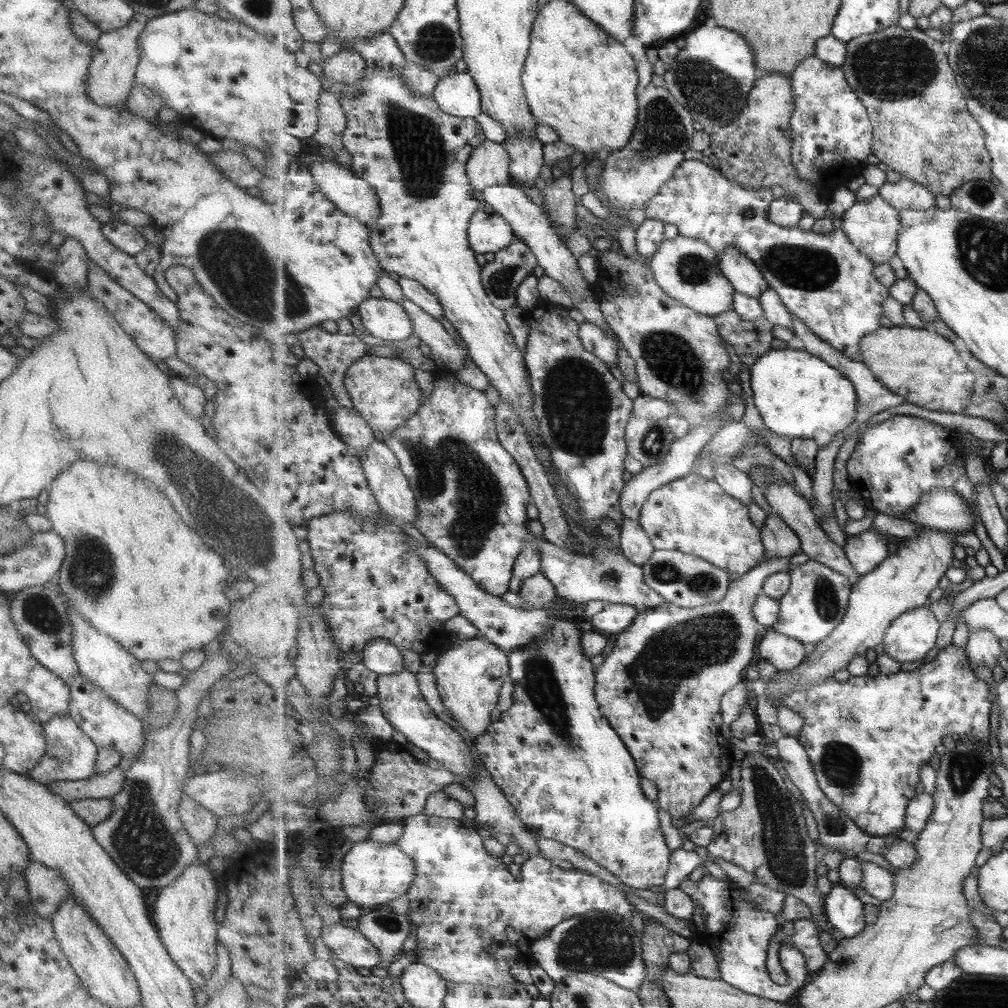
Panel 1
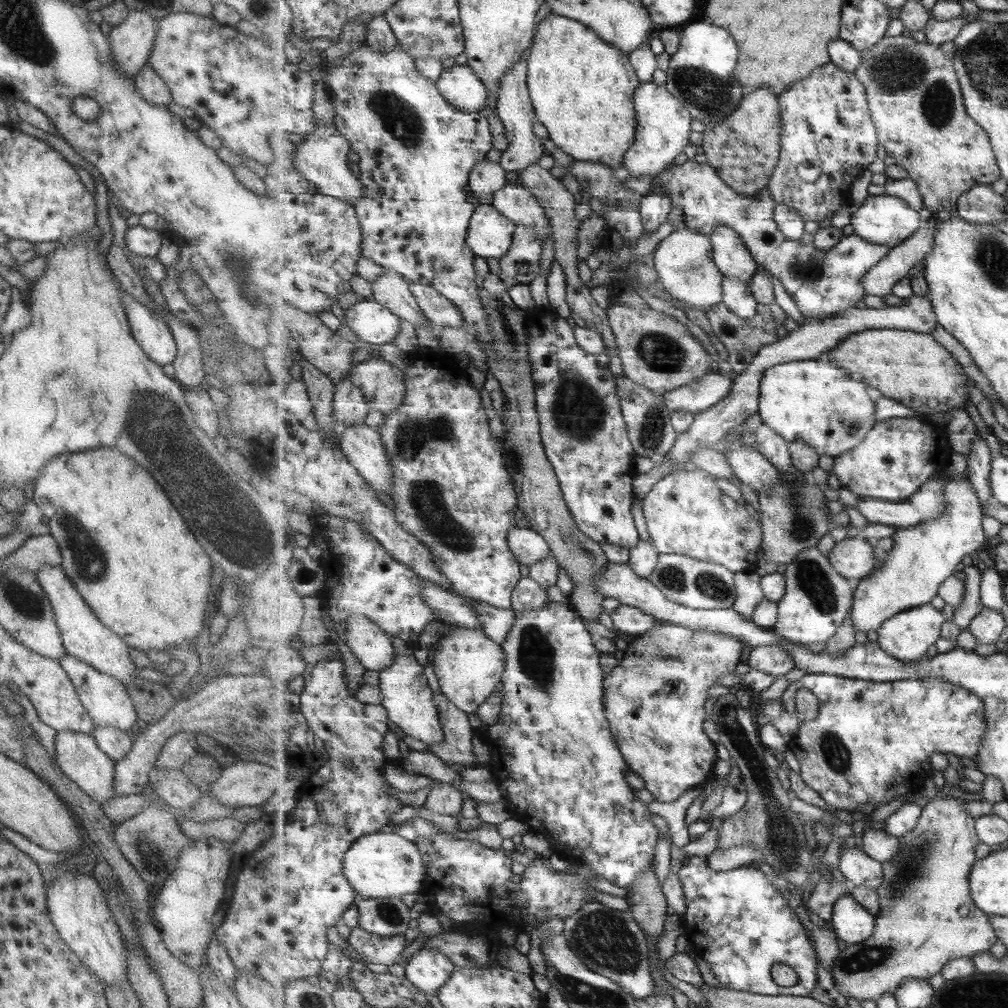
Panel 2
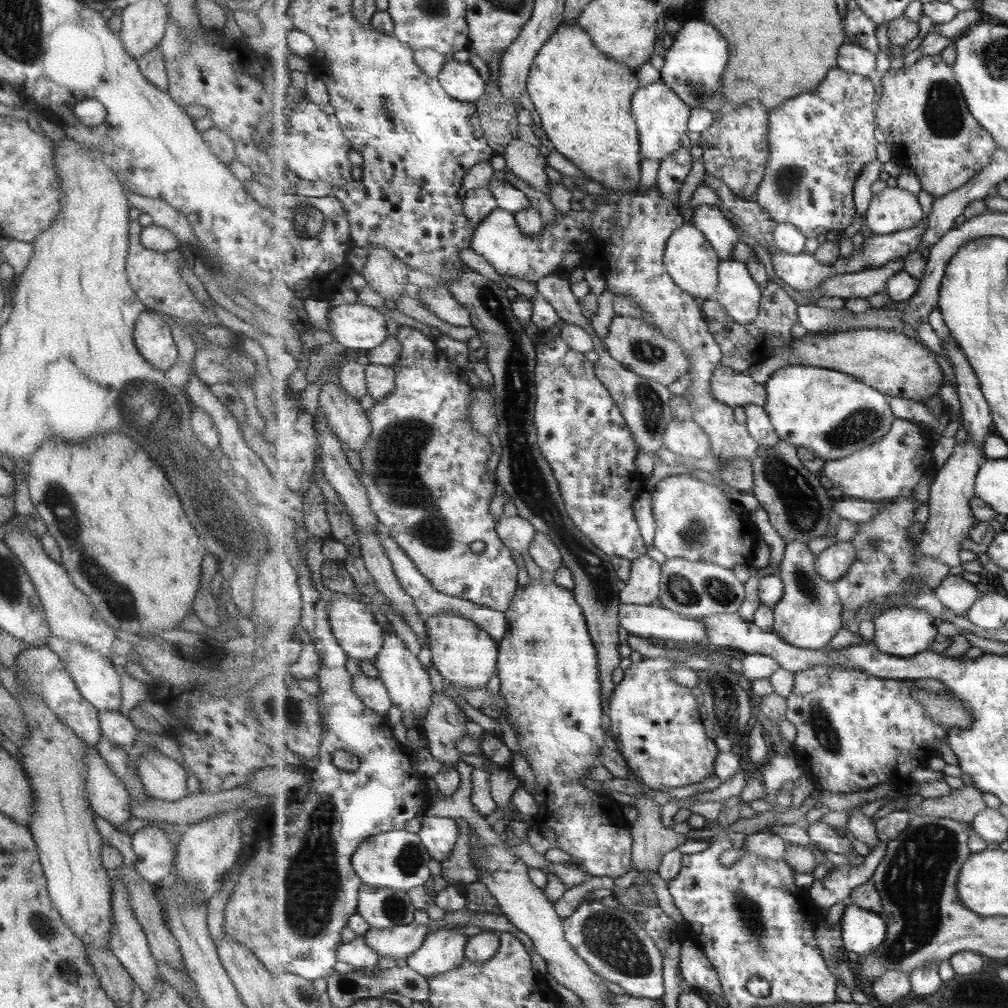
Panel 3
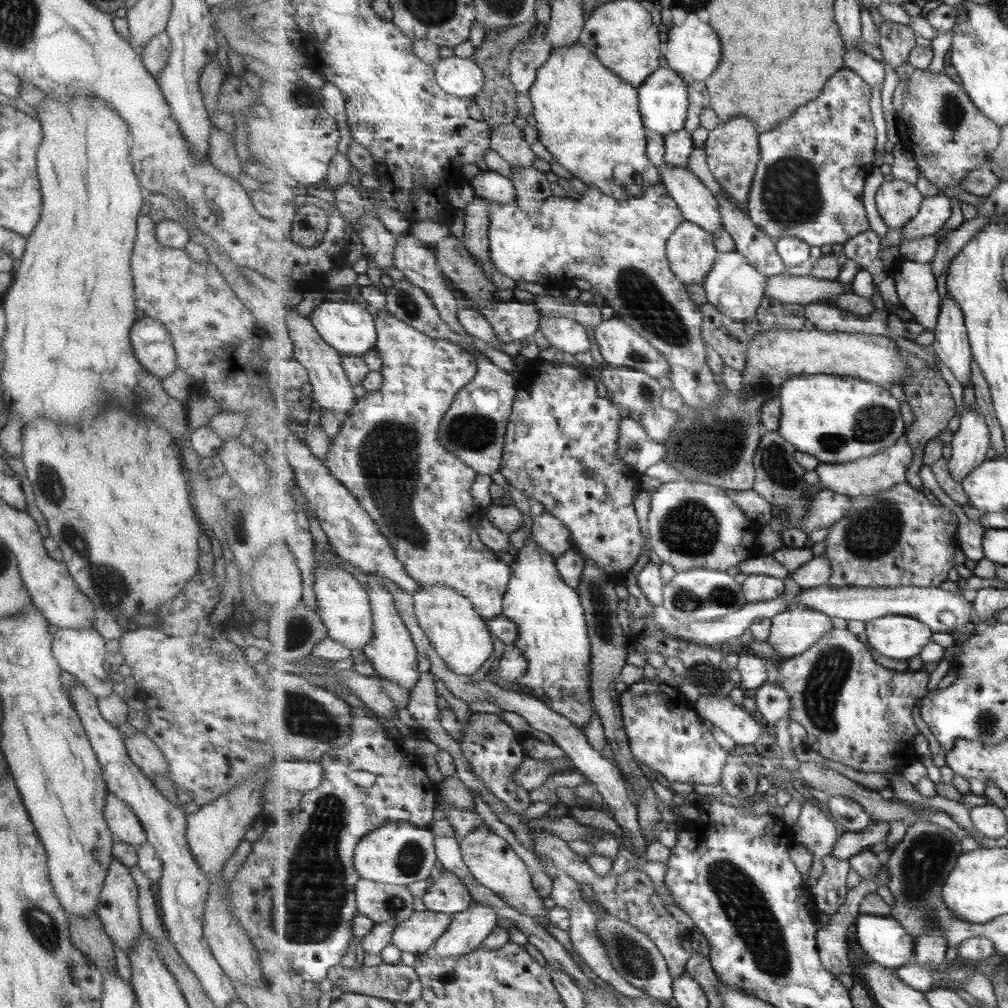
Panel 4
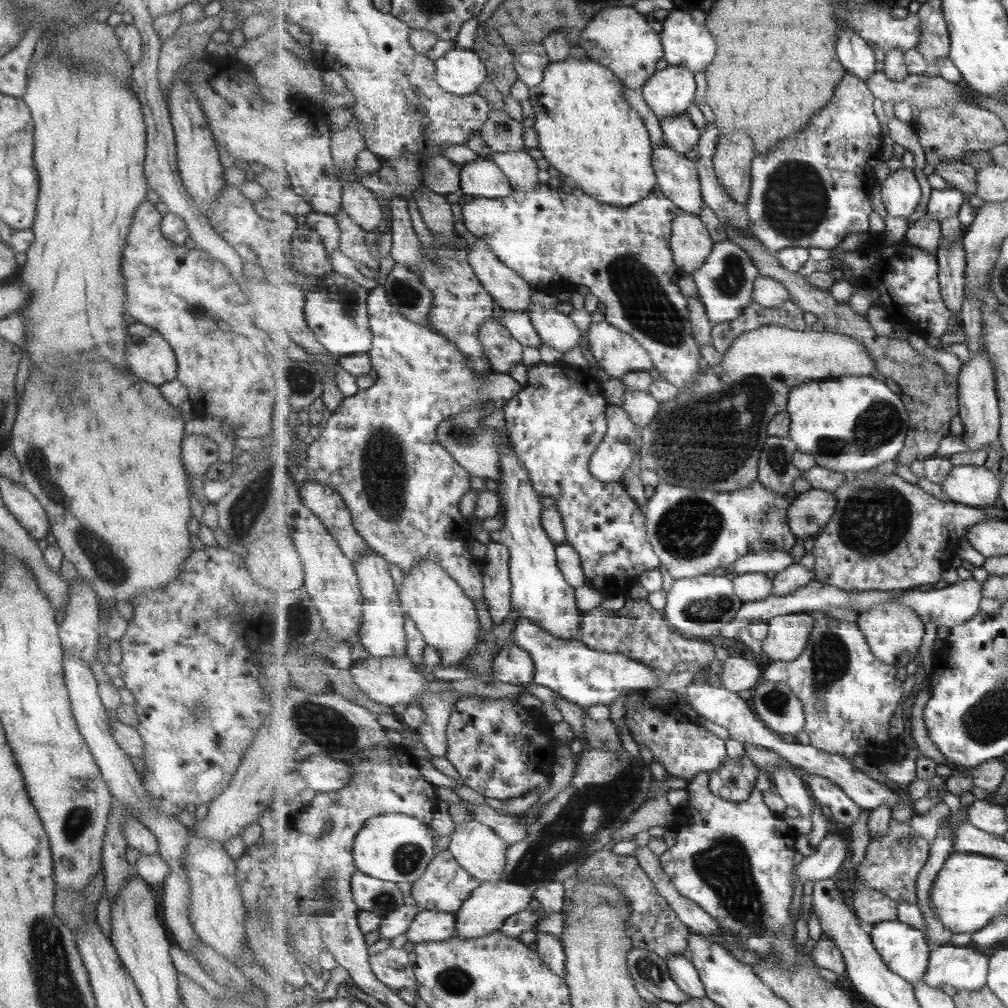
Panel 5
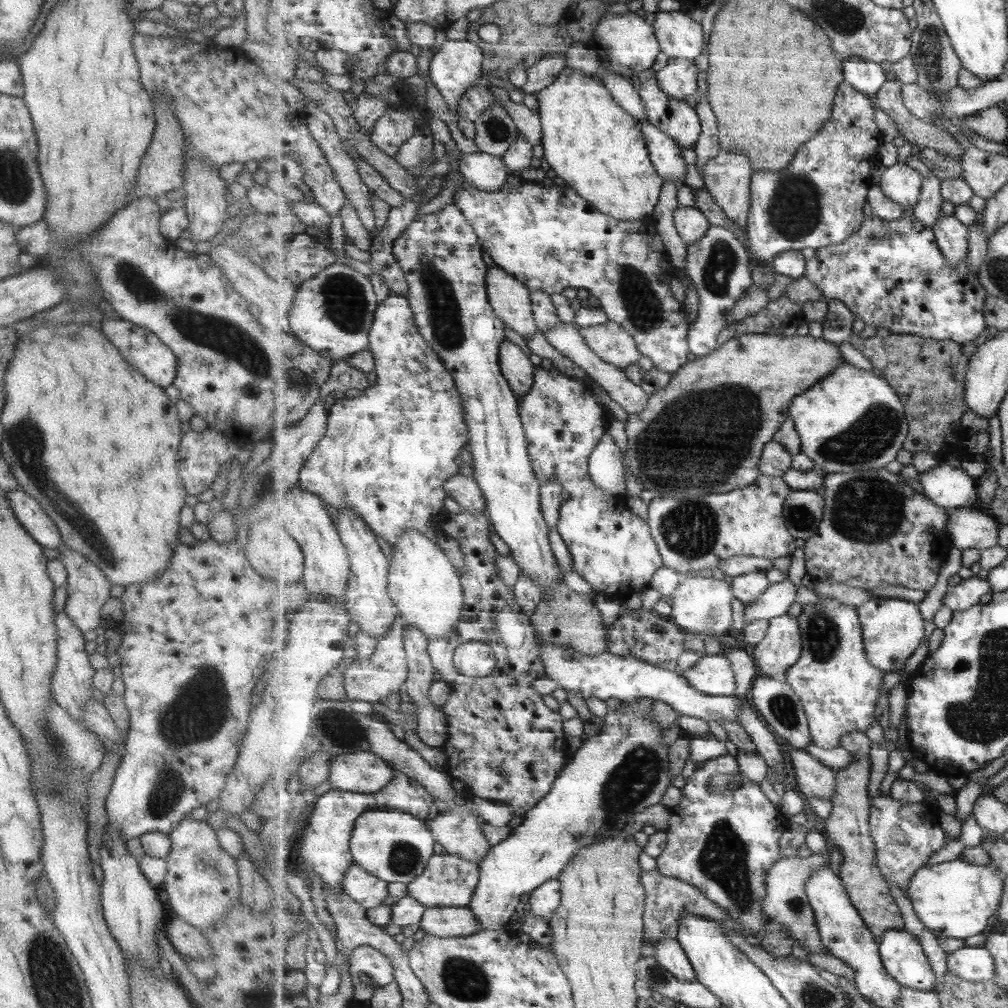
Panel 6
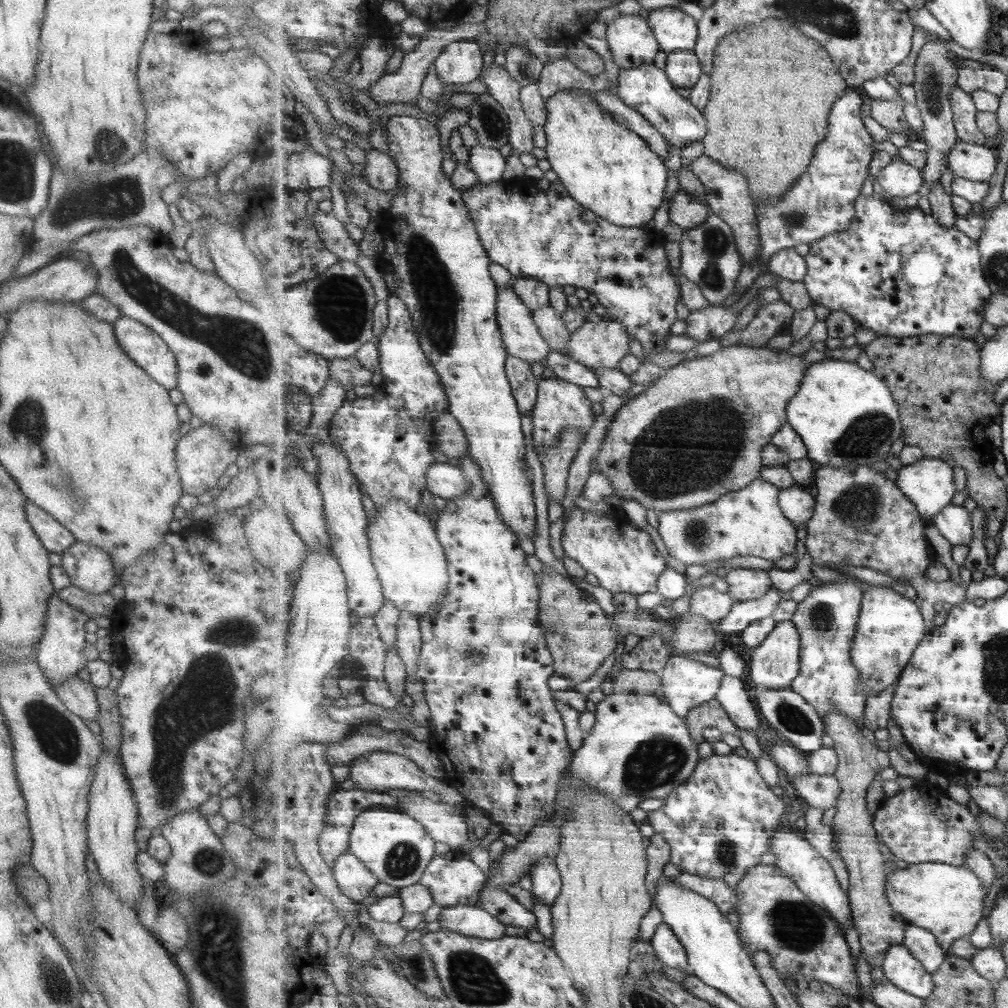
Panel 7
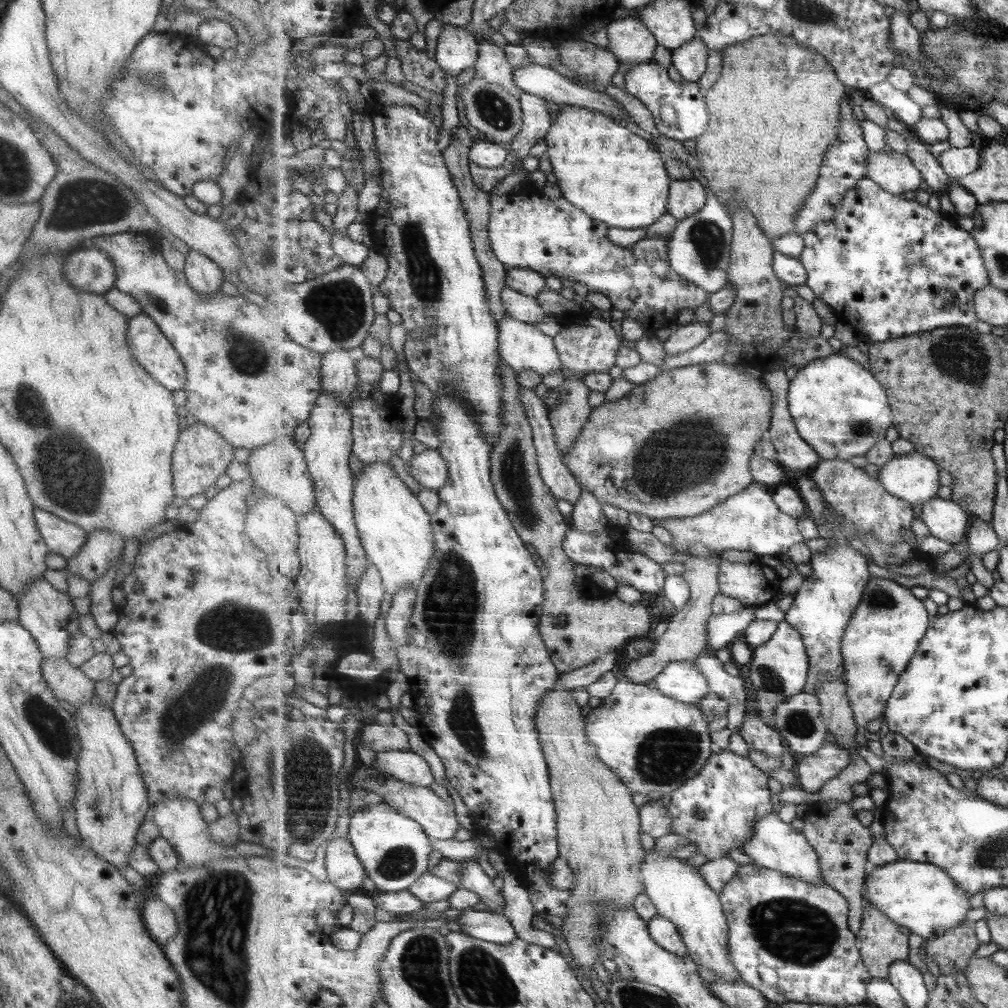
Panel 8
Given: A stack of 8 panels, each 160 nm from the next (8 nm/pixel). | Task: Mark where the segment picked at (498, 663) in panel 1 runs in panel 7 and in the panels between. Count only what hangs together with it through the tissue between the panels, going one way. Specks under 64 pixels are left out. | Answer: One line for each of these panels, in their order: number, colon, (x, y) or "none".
2: (469, 665)
3: (463, 653)
4: (461, 636)
5: (443, 612)
6: (425, 586)
7: (411, 561)

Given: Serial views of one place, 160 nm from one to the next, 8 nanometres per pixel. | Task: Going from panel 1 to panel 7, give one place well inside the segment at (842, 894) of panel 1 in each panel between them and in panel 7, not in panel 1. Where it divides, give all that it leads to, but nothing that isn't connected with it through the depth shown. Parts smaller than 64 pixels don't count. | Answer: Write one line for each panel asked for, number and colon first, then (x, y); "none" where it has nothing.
2: (851, 921)
3: (864, 931)
4: (885, 940)
5: (906, 950)
6: (903, 954)
7: (901, 967)

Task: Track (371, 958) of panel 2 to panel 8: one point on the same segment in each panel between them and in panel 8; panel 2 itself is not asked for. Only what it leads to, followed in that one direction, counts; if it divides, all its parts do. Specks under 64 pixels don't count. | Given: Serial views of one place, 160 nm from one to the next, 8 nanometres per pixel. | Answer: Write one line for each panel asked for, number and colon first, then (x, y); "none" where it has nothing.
3: (402, 941)
4: (417, 935)
5: (429, 925)
6: (445, 922)
7: (475, 921)
8: (481, 923)

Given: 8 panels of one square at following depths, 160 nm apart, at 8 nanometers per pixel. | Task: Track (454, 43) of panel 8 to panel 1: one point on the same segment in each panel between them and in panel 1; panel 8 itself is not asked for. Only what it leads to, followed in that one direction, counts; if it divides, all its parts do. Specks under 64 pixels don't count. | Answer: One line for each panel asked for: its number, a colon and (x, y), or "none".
1: (459, 95)
2: (460, 86)
3: (460, 80)
4: (463, 77)
5: (460, 71)
6: (457, 65)
7: (461, 62)

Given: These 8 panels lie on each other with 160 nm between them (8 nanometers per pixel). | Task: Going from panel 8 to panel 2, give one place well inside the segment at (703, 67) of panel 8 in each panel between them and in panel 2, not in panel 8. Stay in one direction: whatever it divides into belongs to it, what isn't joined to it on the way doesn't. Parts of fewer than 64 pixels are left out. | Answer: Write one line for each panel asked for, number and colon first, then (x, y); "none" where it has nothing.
2: (664, 124)
3: (662, 116)
4: (664, 98)
5: (670, 92)
6: (679, 79)
7: (684, 68)

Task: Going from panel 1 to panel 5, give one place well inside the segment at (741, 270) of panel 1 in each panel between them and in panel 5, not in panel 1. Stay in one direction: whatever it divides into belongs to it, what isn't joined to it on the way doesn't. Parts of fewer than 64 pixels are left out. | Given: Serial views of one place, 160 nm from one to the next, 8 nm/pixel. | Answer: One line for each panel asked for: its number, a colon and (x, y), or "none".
2: (733, 258)
3: (720, 230)
4: (698, 204)
5: (678, 178)

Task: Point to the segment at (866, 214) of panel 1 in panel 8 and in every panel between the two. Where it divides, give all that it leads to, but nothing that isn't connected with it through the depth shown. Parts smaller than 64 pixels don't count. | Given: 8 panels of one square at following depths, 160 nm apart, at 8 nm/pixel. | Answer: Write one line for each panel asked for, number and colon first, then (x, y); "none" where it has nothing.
2: (882, 219)
3: (893, 209)
4: (898, 202)
5: (901, 193)
6: (900, 182)
7: (898, 179)
8: (897, 173)

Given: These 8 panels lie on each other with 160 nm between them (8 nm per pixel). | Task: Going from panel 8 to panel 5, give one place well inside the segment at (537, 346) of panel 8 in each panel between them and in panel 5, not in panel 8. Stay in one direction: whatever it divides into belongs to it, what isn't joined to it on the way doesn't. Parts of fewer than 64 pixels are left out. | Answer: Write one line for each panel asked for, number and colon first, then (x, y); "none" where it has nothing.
5: (511, 292)
6: (511, 299)
7: (521, 334)

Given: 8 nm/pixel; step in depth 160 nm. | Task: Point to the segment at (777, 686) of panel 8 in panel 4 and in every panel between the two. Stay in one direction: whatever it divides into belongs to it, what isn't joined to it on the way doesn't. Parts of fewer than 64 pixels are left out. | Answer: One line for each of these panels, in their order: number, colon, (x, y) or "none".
4: (795, 630)
5: (789, 635)
6: (782, 647)
7: (775, 663)

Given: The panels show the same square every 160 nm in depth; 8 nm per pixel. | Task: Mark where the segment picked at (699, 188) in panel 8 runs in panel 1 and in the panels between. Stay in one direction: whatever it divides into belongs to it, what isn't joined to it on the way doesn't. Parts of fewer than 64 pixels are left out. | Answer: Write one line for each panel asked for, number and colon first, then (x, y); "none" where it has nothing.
1: (687, 269)
2: (685, 261)
3: (691, 260)
4: (692, 252)
5: (692, 244)
6: (693, 225)
7: (688, 212)

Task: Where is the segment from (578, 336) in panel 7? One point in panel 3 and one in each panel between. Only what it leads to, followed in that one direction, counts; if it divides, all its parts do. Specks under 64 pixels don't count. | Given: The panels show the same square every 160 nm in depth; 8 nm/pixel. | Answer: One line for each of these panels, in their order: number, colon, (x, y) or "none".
3: (636, 343)
4: (620, 345)
5: (618, 353)
6: (610, 341)

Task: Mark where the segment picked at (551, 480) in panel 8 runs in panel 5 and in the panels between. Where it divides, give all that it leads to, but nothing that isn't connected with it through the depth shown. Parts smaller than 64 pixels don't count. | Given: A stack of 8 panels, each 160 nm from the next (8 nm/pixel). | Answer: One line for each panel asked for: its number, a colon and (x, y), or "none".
5: (504, 351)
6: (518, 369)
7: (524, 383)

